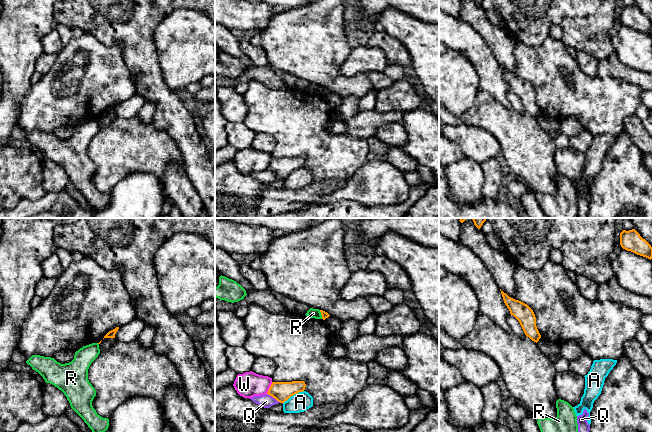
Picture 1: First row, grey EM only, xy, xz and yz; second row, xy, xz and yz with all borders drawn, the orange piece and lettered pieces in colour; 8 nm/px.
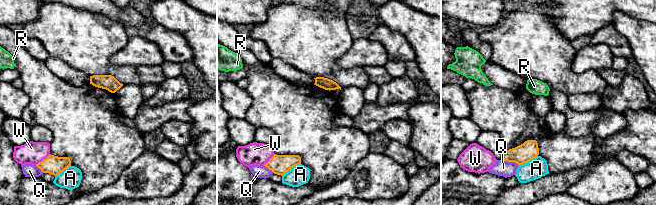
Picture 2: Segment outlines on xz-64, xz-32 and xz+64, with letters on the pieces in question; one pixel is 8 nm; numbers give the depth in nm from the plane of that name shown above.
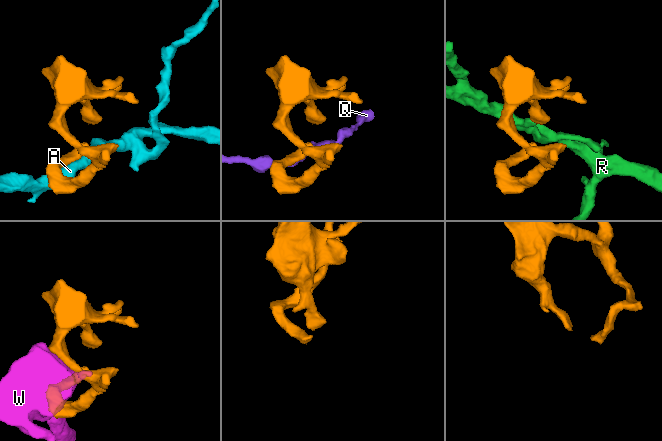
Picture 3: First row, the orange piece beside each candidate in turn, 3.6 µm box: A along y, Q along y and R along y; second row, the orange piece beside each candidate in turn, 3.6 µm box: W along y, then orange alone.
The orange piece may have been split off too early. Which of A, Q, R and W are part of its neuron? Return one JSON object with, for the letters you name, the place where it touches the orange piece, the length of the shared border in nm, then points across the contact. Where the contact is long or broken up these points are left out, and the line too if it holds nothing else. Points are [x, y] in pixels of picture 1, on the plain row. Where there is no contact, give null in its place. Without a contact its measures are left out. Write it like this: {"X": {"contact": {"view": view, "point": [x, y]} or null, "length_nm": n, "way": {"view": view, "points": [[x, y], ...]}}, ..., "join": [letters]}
{"join": []}

